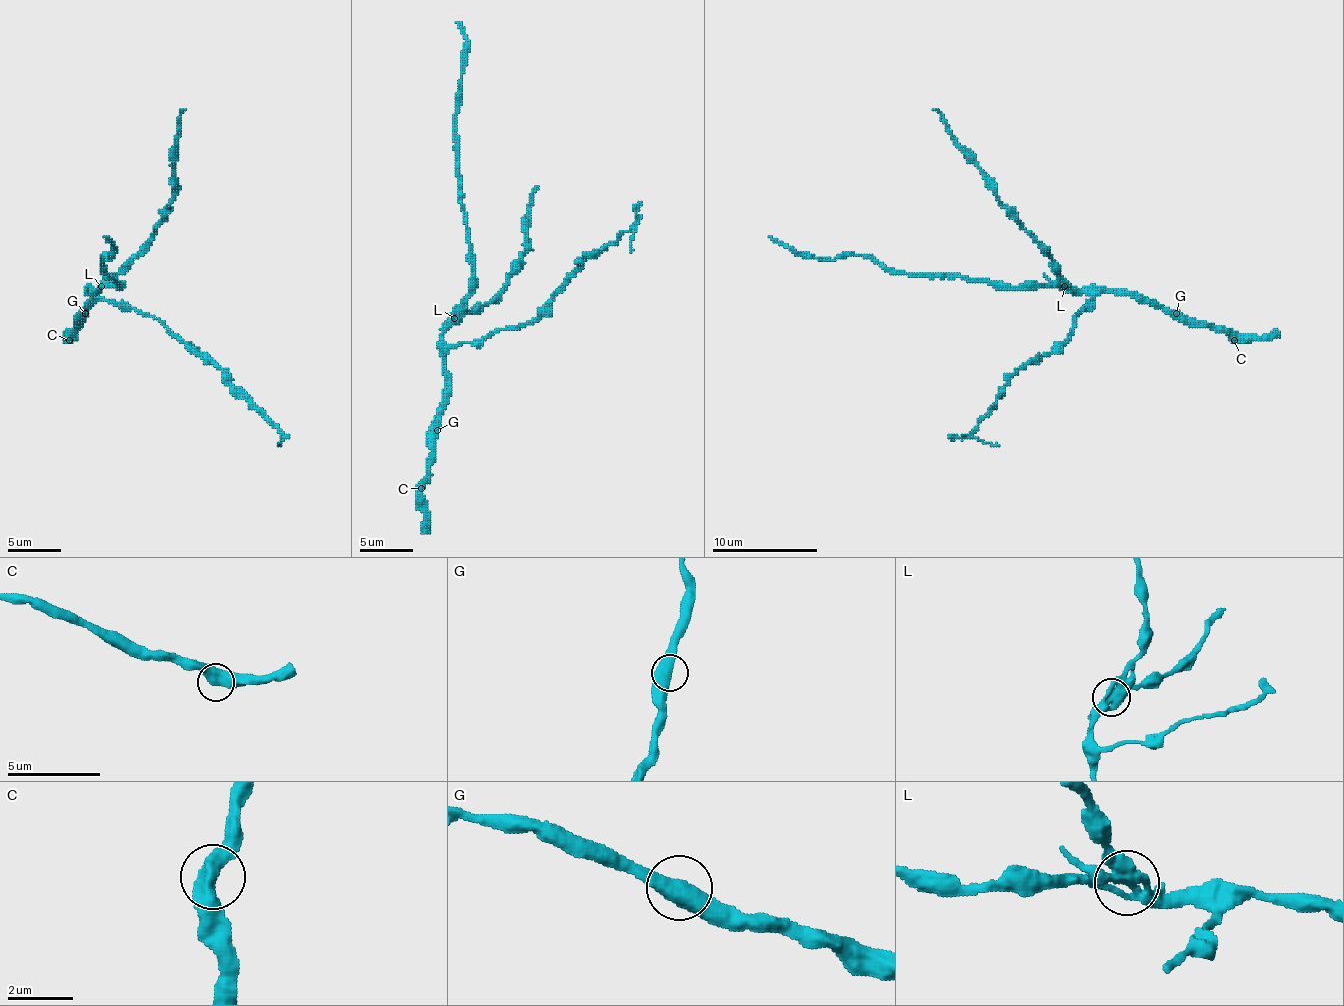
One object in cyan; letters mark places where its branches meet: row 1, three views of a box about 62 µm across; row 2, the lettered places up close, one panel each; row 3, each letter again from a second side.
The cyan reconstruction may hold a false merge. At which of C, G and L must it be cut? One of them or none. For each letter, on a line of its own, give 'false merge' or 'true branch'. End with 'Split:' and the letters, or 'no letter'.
C: true branch
G: true branch
L: true branch
Split: no letter

